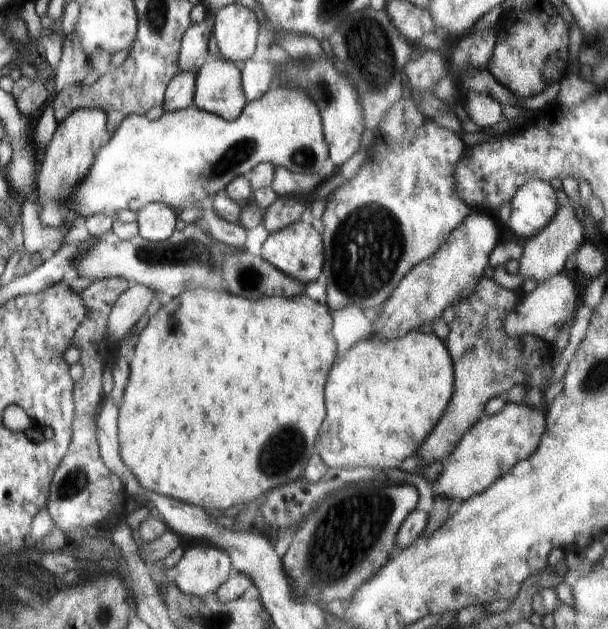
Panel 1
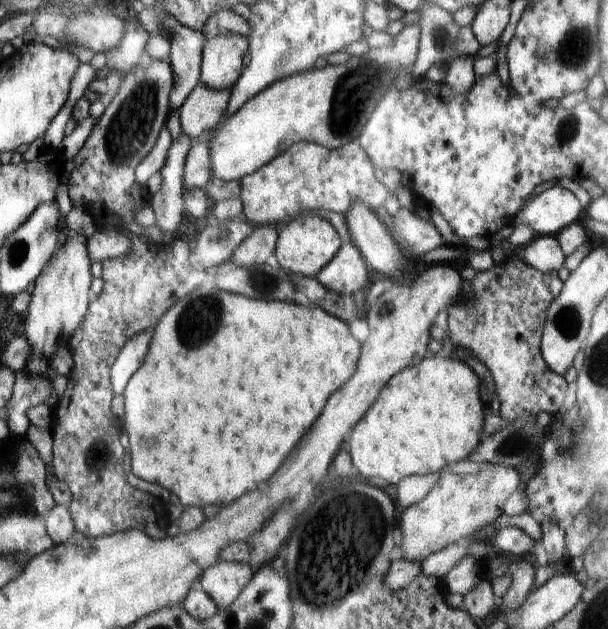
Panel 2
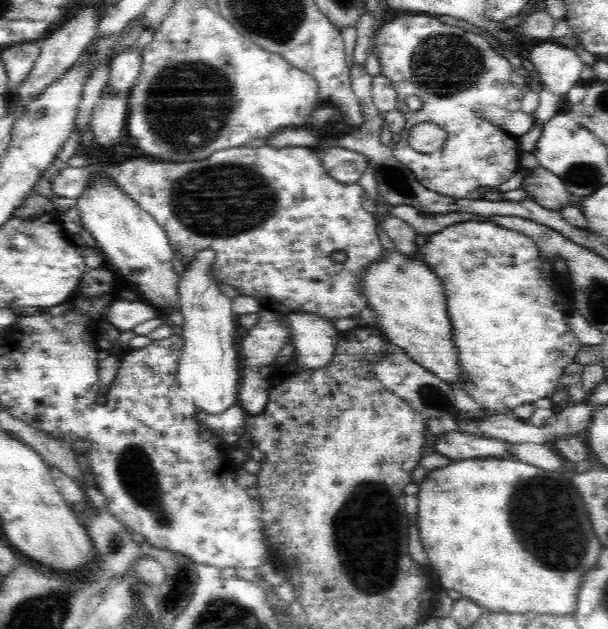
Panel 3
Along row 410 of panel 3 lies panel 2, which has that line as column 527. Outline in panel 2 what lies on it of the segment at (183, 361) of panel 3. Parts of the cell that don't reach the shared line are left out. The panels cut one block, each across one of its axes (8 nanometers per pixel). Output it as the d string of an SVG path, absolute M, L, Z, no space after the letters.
M550 183L537 189L515 213L514 226L526 224L536 235L556 236L564 228L577 223L582 206L567 186Z

